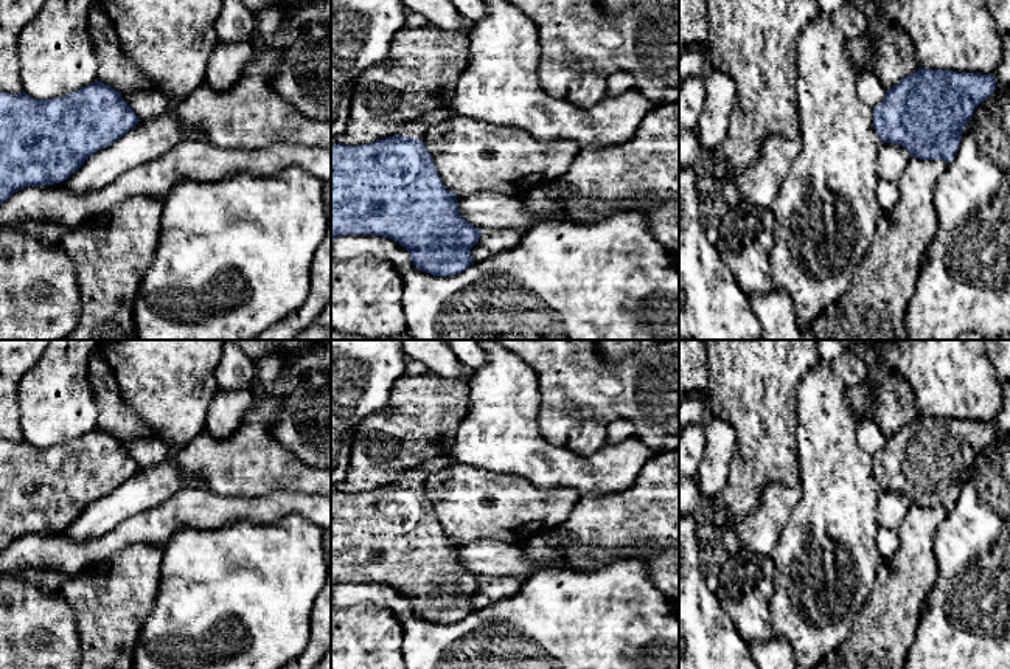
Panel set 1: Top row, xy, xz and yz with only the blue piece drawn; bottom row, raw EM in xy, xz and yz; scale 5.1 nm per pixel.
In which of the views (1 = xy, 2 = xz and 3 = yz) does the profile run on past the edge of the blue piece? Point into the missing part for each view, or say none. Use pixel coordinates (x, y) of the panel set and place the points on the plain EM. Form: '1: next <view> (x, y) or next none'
1: next none
2: next xz (415, 478)
3: next none

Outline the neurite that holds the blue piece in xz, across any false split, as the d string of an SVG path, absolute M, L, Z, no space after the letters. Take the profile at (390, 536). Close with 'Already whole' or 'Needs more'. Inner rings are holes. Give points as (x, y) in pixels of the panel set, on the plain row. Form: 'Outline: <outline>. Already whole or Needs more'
Outline: M434 458L420 470L402 473L393 484L370 492L331 495L331 587L345 582L376 582L402 593L416 616L434 624L452 624L466 618L472 610L471 596L479 590L482 577L463 567L457 542L446 537L432 503L424 494L424 478L444 469L452 461Z. Needs more

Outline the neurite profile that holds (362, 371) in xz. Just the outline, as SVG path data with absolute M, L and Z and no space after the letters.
M331 340L331 495L340 490L357 425L384 410L404 368L398 340Z

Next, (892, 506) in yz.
M883 490L876 506L878 526L898 529L911 504L901 492Z

